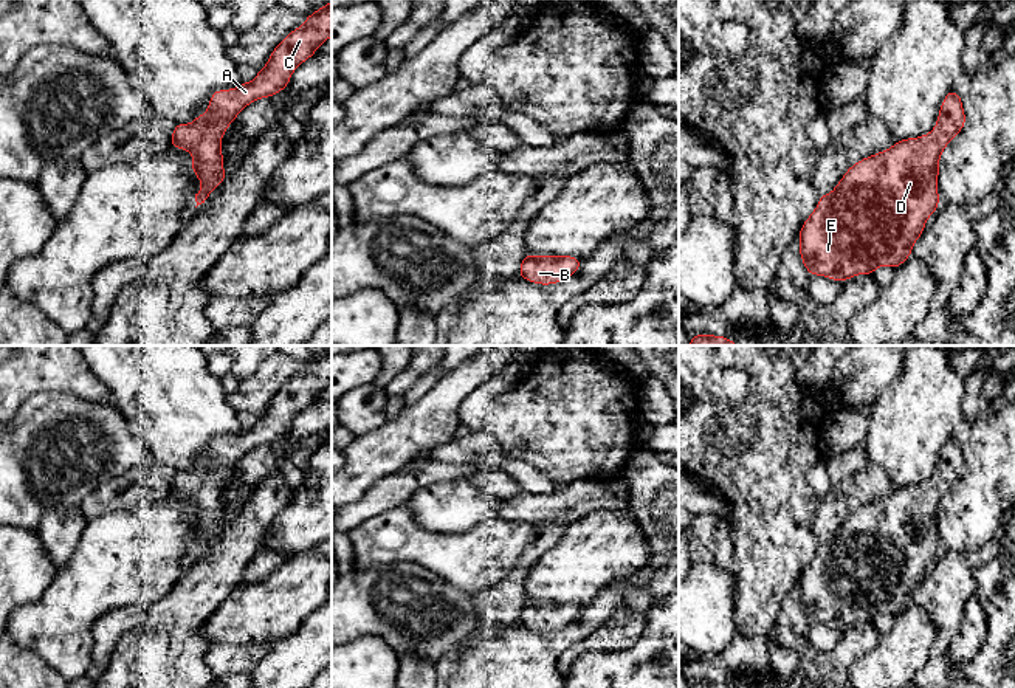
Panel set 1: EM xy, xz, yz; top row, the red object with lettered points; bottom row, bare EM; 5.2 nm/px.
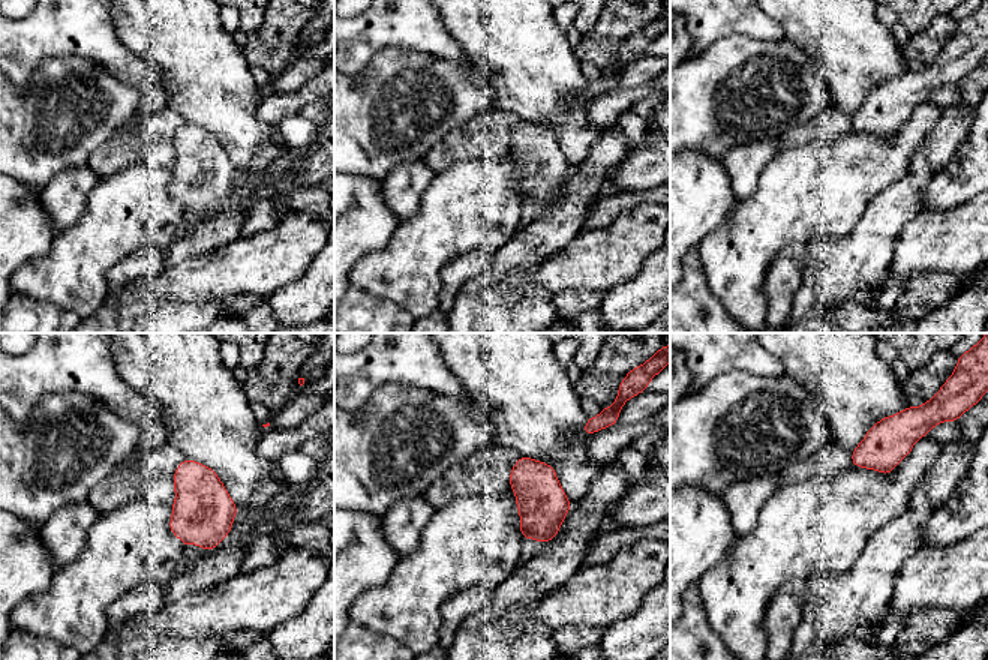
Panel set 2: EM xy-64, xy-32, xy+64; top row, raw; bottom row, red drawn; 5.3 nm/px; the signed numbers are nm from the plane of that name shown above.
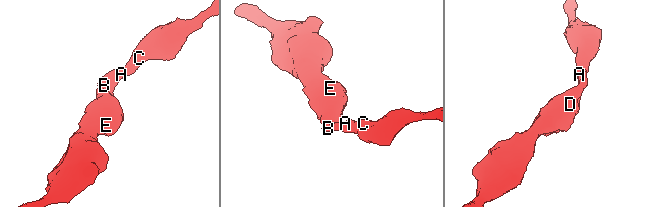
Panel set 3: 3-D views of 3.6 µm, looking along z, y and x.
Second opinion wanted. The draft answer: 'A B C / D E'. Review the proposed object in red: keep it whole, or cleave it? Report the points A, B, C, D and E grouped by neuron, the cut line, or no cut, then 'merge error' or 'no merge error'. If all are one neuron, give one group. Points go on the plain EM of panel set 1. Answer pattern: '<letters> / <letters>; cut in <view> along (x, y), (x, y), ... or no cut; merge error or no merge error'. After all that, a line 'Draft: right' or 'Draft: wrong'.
A B C D E; no cut; no merge error
Draft: wrong

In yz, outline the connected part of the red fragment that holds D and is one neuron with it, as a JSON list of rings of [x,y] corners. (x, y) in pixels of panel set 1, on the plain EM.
[[[951,437],[944,445],[930,480],[896,488],[888,497],[851,513],[835,536],[820,544],[798,580],[800,603],[807,620],[845,629],[857,621],[874,621],[879,614],[900,614],[913,601],[927,566],[939,553],[941,501],[964,473],[961,443]]]

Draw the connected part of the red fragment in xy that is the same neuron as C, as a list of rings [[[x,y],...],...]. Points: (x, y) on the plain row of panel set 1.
[[[332,347],[310,361],[271,400],[267,412],[251,429],[237,435],[217,437],[209,446],[209,456],[191,471],[175,471],[170,493],[192,501],[192,519],[201,536],[195,541],[197,553],[223,530],[222,485],[229,471],[251,449],[270,445],[288,432],[293,418],[332,383]]]

